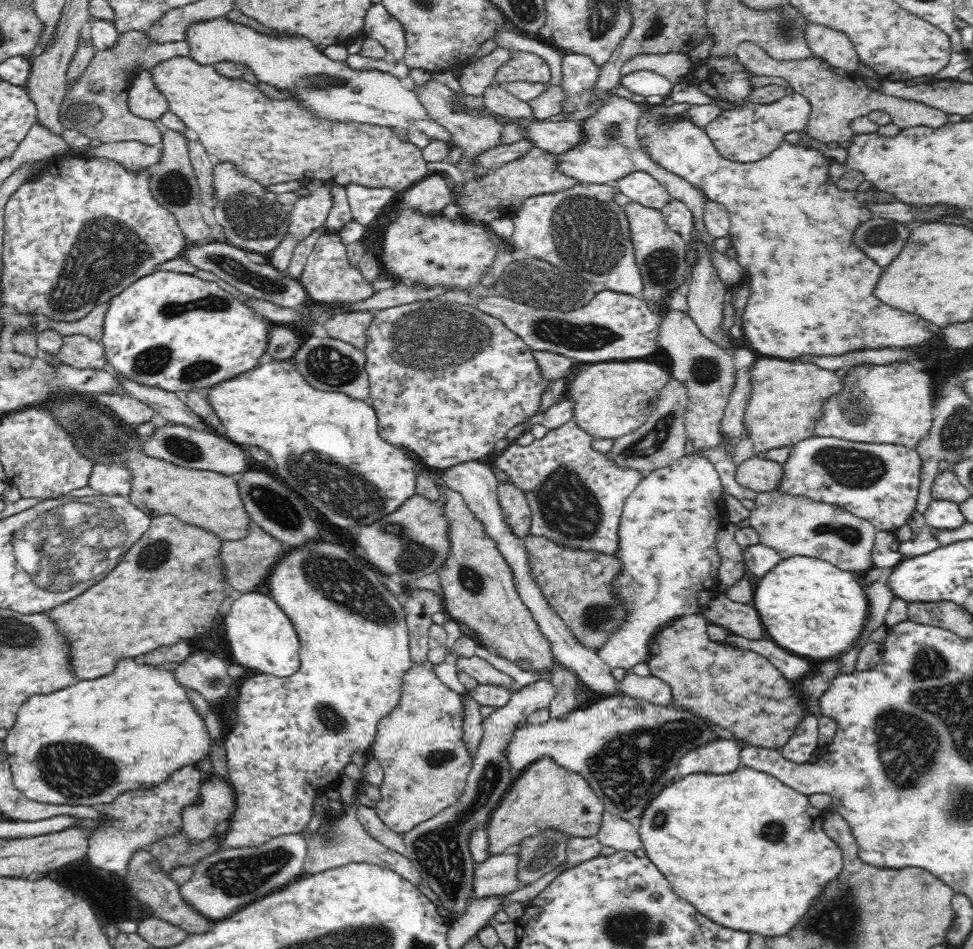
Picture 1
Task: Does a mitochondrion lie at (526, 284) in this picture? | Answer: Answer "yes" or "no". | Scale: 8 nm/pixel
yes

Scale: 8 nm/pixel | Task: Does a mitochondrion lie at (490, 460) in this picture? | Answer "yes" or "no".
no

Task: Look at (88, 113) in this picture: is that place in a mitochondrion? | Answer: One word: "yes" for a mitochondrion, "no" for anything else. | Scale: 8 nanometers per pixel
yes

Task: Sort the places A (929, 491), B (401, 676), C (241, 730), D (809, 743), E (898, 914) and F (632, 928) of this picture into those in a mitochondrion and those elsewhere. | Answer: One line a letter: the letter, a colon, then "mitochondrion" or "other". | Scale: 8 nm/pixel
A: other
B: other
C: other
D: other
E: other
F: mitochondrion

